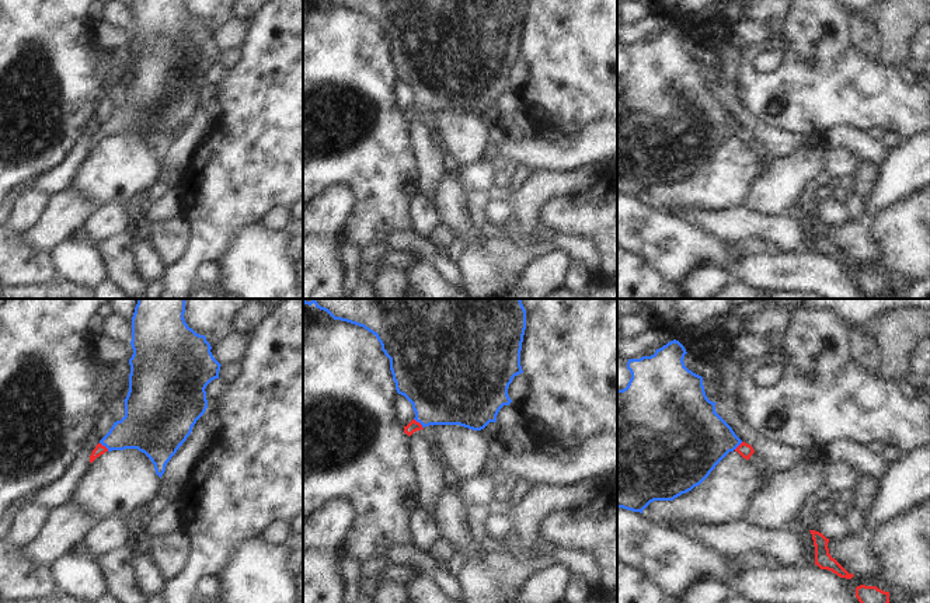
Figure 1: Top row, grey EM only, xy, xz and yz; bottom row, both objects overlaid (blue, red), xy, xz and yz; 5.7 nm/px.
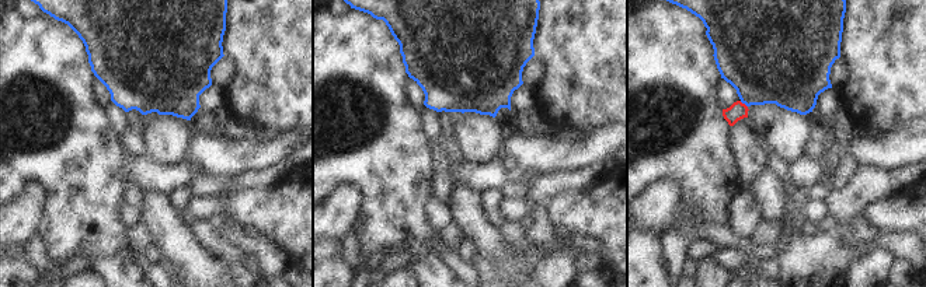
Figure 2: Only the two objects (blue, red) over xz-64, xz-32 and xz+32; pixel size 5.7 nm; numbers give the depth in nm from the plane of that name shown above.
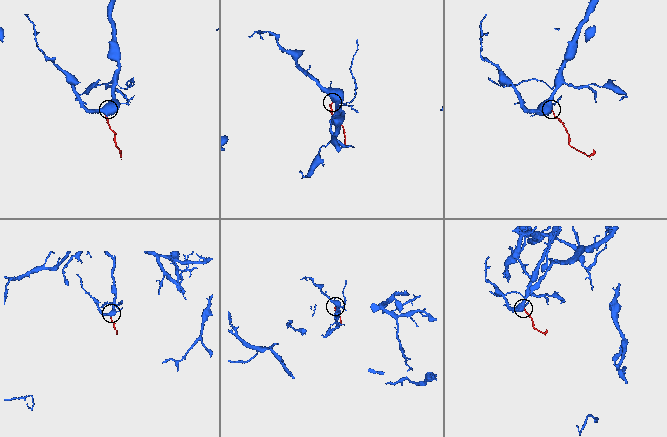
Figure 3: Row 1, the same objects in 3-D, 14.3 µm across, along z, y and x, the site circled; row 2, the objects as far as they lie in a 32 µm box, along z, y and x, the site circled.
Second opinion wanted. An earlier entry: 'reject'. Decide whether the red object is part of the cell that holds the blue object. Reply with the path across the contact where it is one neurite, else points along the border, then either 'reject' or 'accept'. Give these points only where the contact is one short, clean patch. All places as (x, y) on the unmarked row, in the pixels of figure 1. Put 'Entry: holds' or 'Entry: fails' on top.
Entry: fails
runs through xz (445, 73), (420, 108), (413, 112); accept

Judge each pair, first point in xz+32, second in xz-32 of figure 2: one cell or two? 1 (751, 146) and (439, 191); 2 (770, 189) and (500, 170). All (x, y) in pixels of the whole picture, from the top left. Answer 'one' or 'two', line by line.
1: one
2: two

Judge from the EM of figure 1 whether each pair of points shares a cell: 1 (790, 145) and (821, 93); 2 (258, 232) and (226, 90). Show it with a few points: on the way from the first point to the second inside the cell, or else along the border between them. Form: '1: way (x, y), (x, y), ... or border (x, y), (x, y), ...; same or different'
1: border (766, 124), (811, 132), (817, 138); different
2: border (260, 220), (241, 227), (230, 243); different

